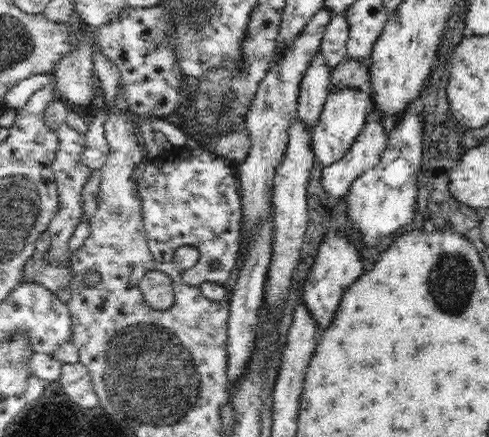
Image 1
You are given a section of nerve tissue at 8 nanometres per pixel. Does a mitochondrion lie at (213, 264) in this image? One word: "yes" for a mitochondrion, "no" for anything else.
yes

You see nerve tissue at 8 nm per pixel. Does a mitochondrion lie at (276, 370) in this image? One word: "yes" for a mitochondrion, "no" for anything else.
no

